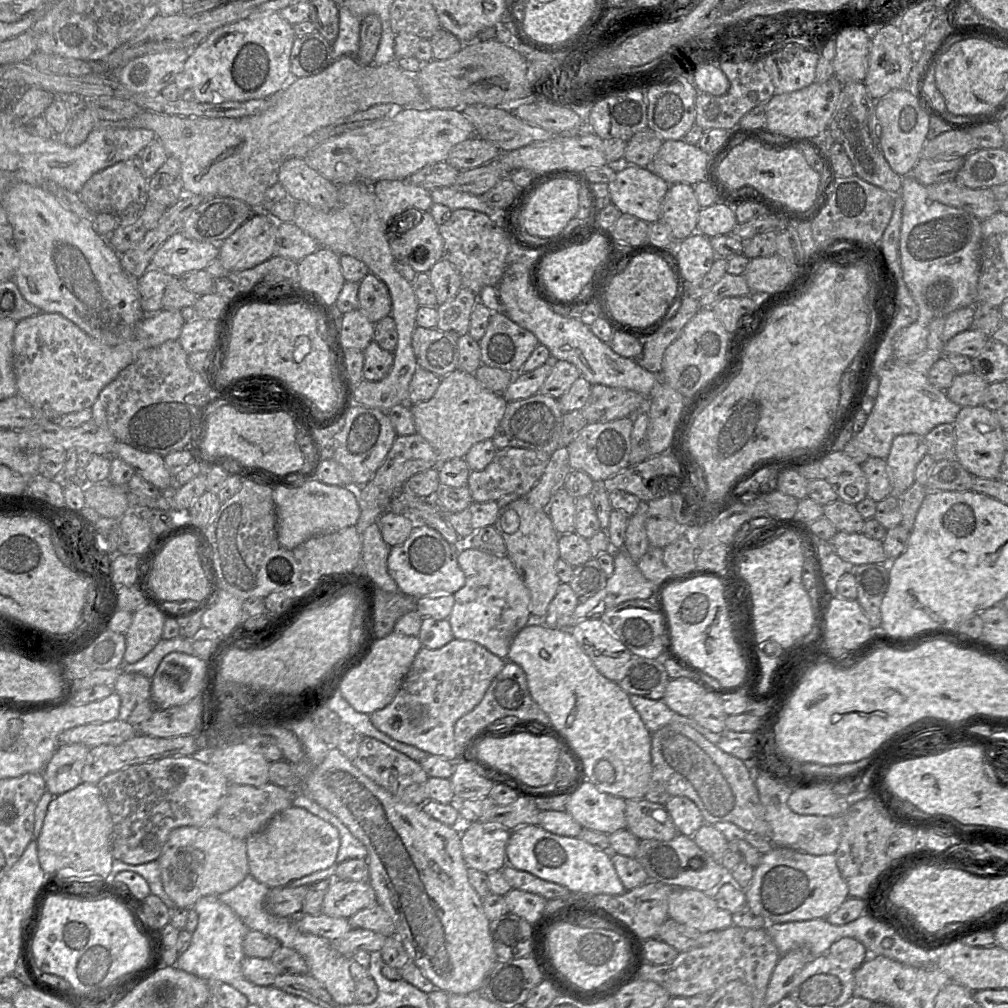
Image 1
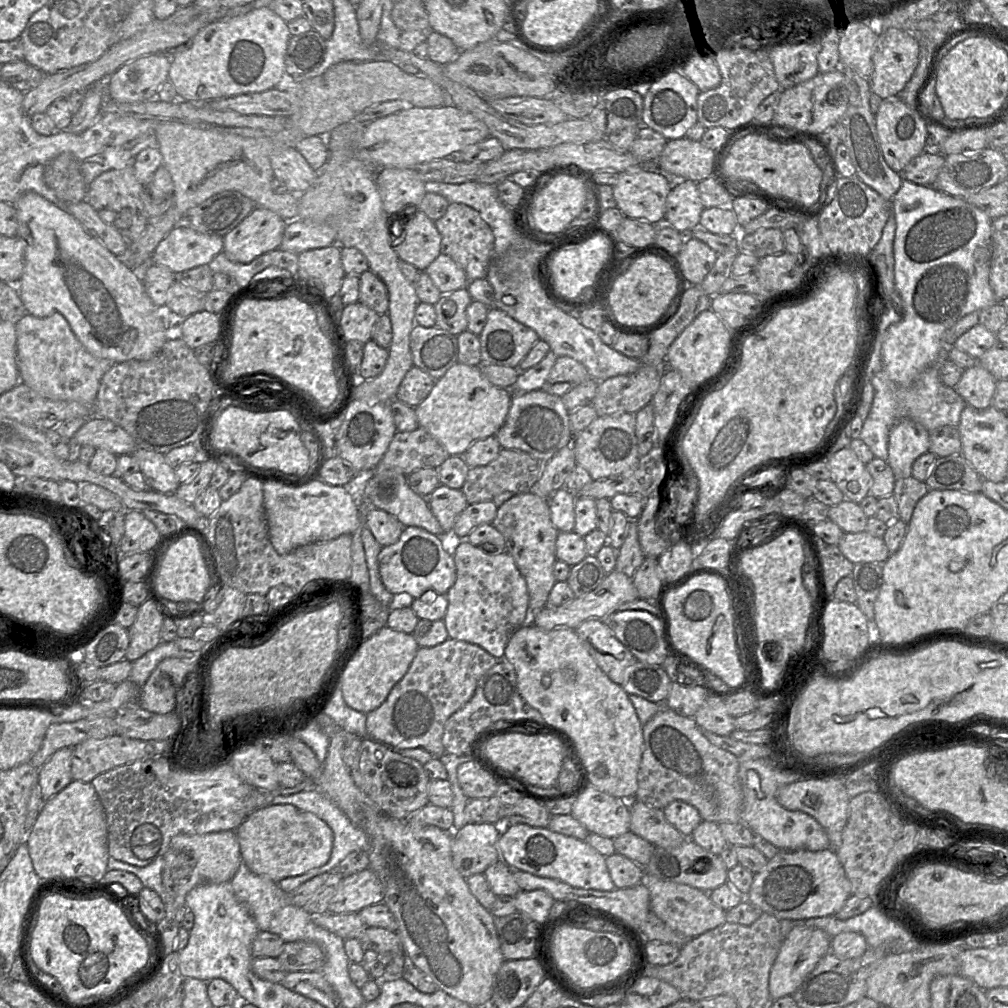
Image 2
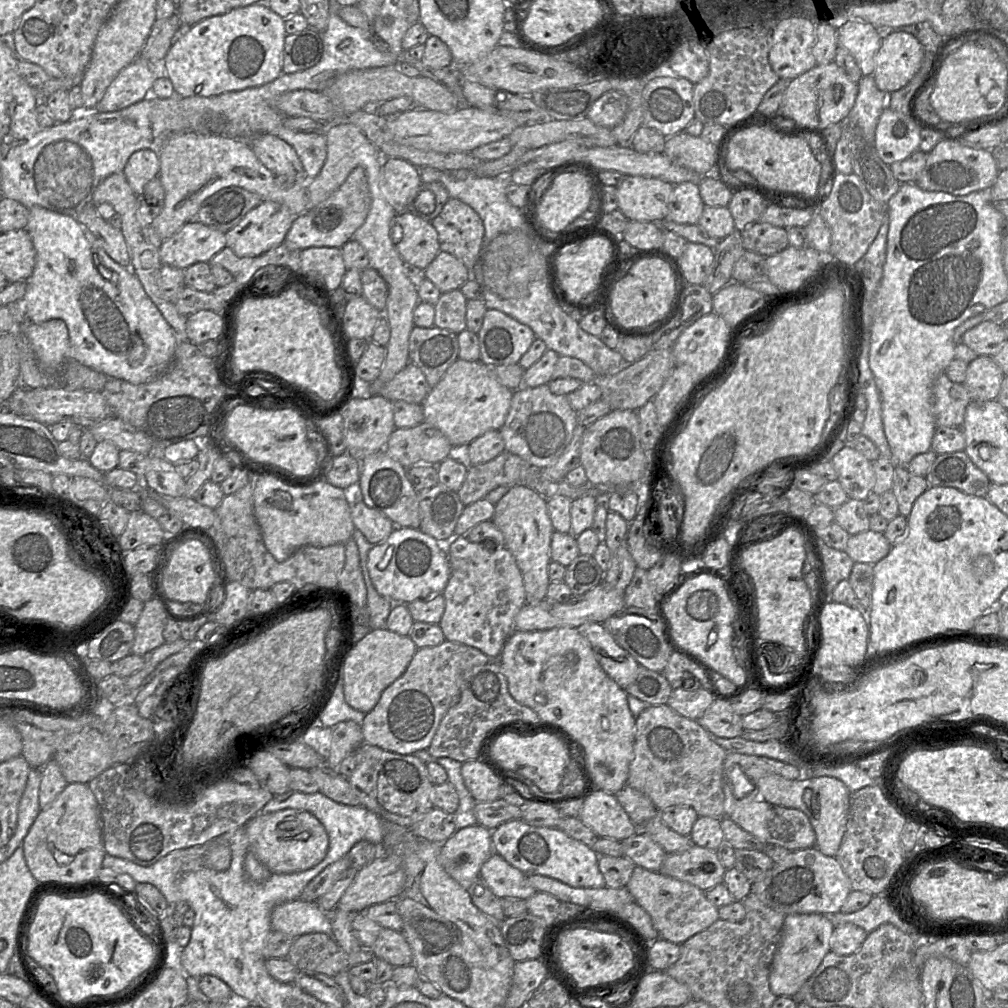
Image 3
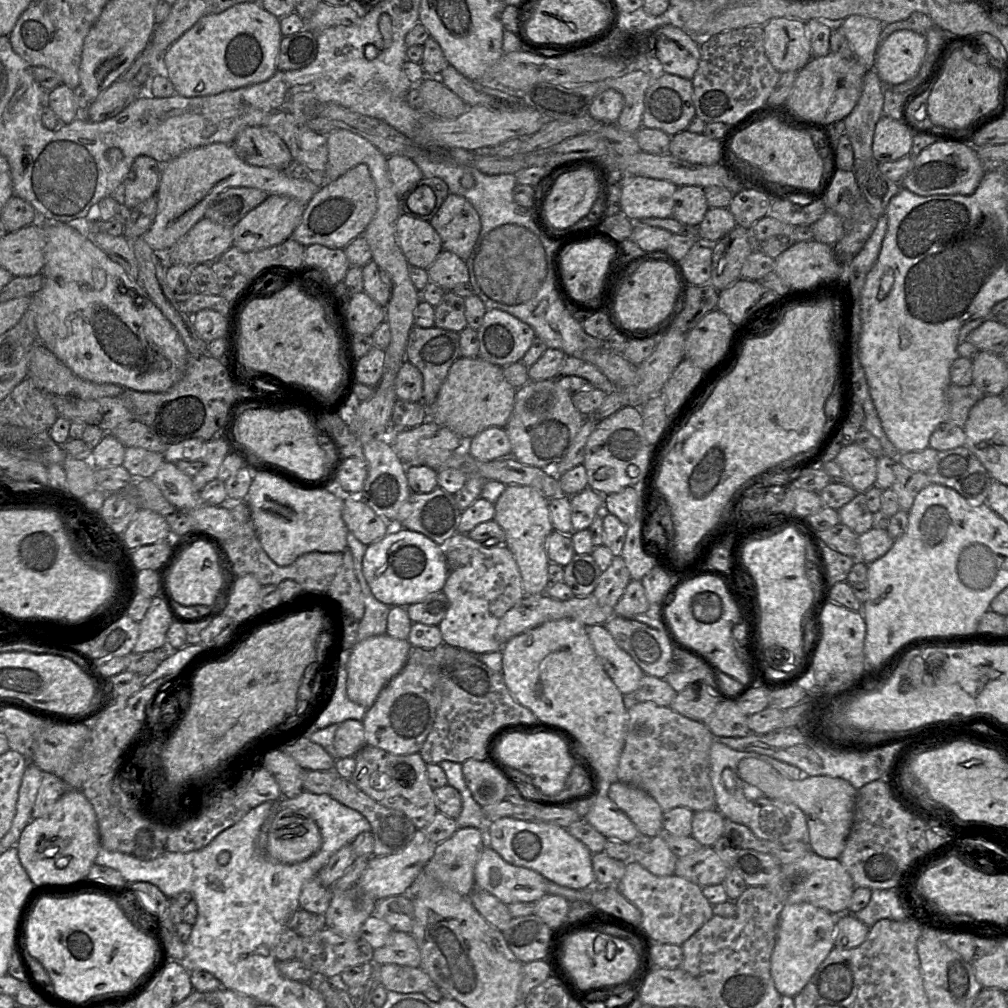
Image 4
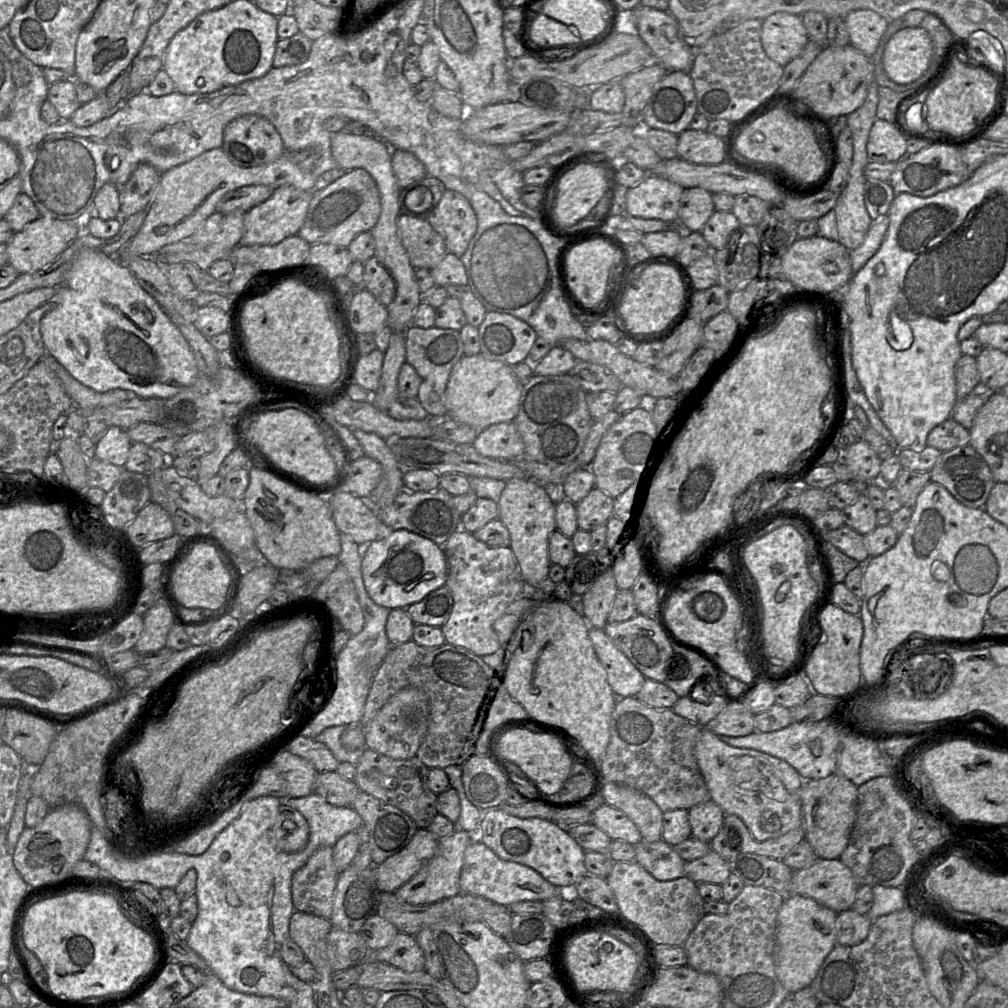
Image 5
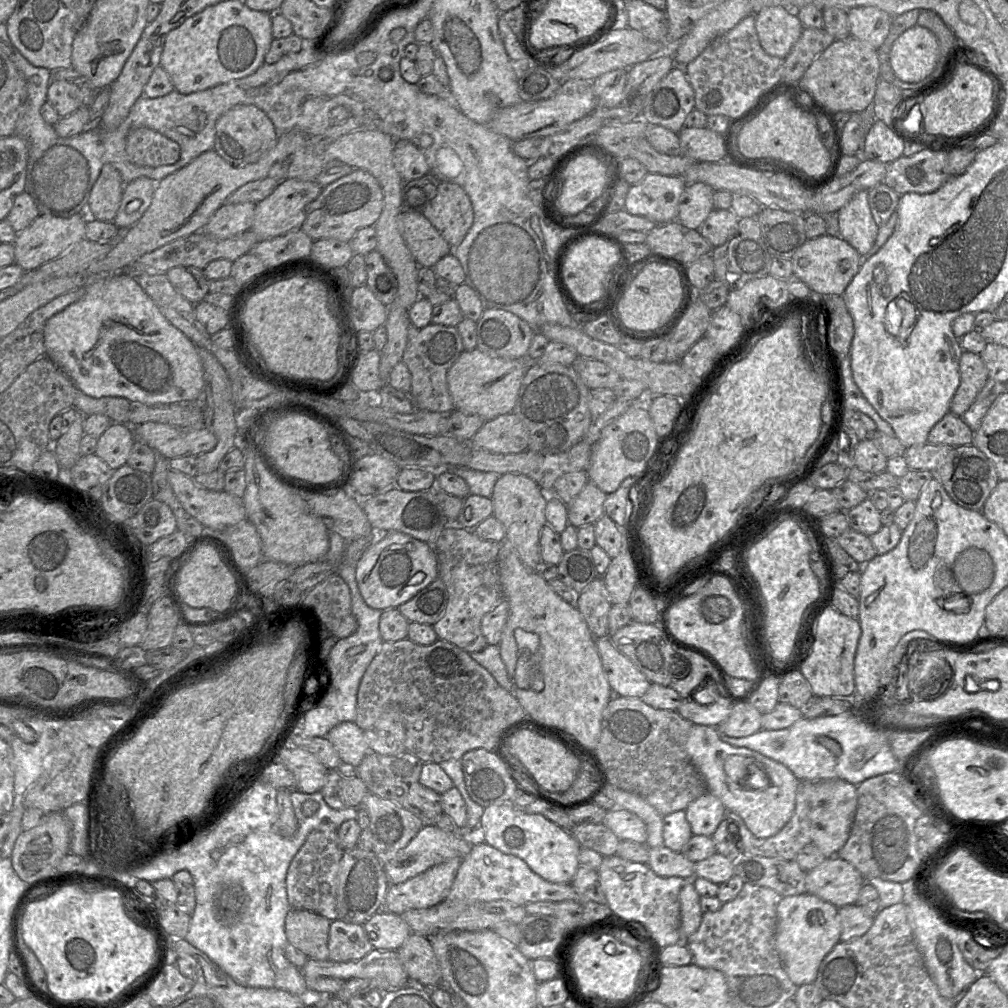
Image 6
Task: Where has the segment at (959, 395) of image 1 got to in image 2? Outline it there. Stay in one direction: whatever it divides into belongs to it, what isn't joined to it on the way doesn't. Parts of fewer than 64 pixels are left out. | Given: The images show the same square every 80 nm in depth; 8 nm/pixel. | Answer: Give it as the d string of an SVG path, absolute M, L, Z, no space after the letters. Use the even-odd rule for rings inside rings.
M977 362L976 365L964 369L960 380L952 388L967 405L985 409L991 406L997 381L999 380Z

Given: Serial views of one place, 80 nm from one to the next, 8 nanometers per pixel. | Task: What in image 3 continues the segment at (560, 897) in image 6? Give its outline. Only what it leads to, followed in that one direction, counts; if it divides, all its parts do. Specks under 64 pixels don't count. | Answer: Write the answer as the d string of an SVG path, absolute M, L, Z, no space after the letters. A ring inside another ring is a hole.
M494 853L482 865L479 873L492 893L500 899L518 898L527 900L536 893L527 875Z

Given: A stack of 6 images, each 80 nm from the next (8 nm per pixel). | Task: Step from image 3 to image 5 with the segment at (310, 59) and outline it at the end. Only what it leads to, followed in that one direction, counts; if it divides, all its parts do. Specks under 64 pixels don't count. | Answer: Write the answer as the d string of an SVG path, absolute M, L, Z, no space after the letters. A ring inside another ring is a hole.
M301 32L276 42L273 67L298 65L305 62L310 54L313 41Z

